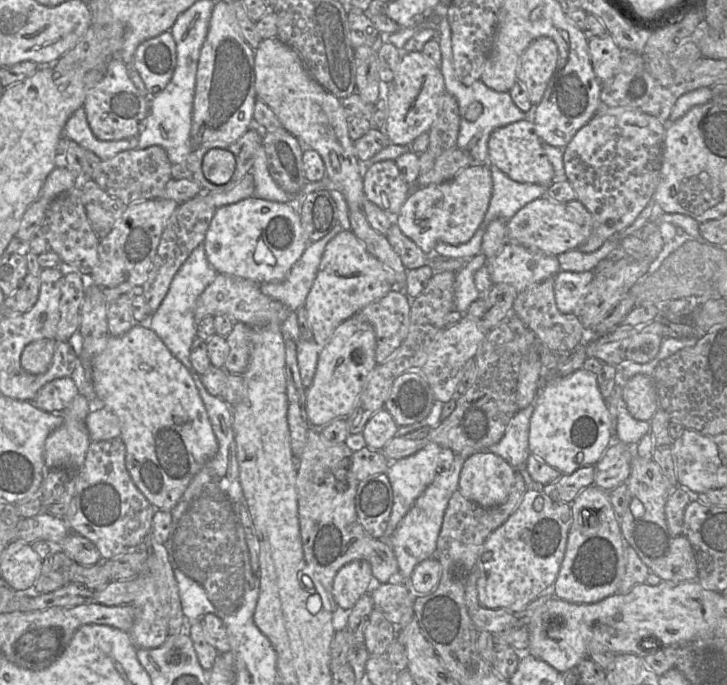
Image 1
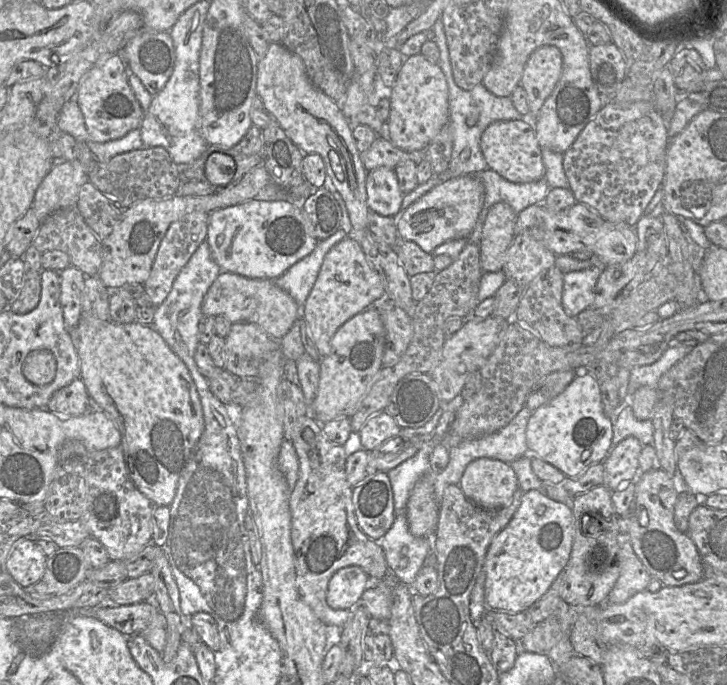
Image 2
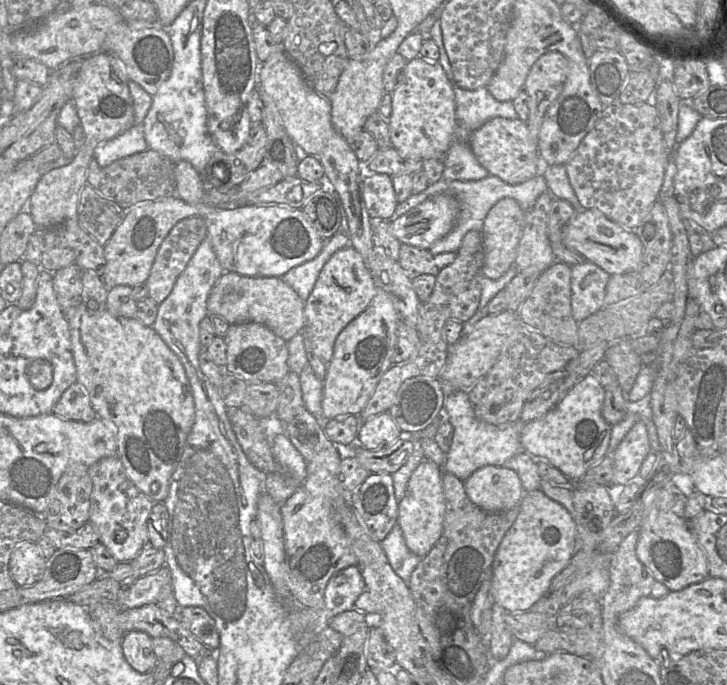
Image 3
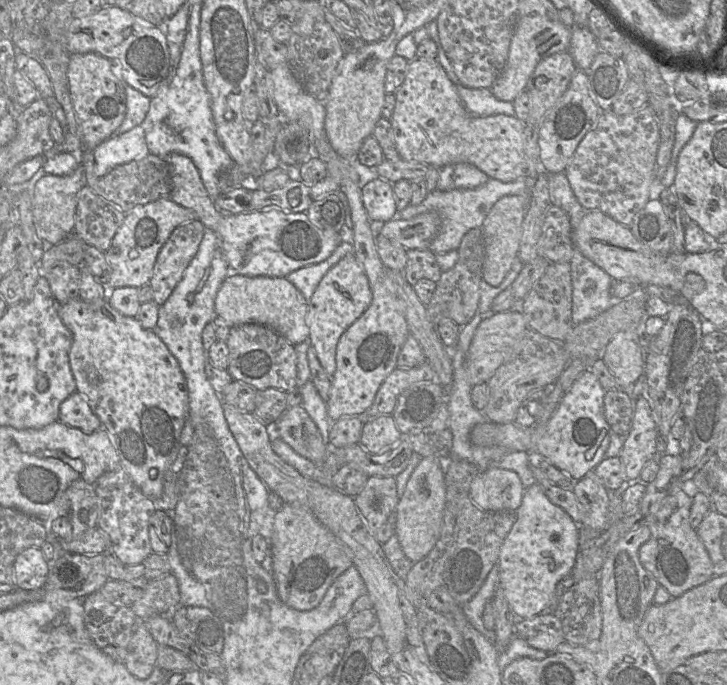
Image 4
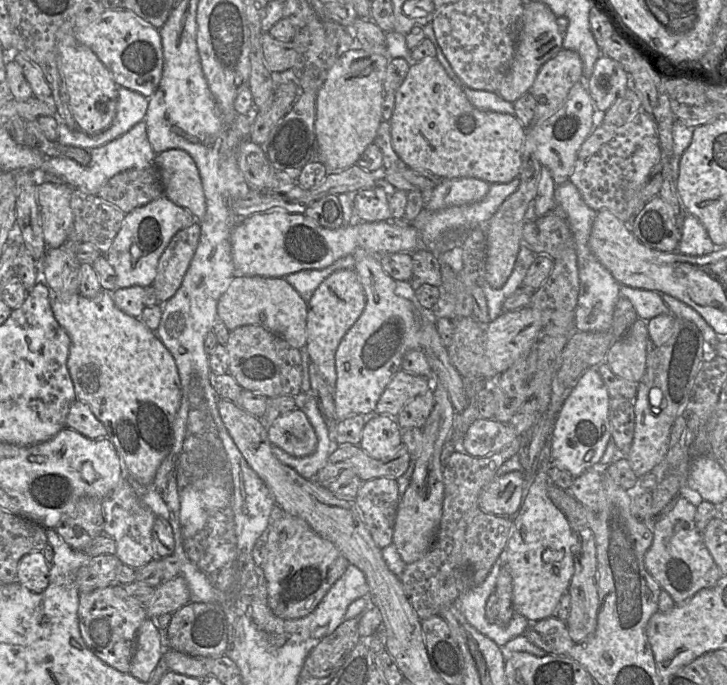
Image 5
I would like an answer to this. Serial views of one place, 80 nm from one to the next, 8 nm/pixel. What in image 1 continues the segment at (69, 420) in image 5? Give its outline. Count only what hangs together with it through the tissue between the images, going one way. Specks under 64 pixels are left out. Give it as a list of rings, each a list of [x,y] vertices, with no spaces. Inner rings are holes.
[[[63,377],[46,383],[31,401],[48,413],[62,413],[79,394],[75,379]]]

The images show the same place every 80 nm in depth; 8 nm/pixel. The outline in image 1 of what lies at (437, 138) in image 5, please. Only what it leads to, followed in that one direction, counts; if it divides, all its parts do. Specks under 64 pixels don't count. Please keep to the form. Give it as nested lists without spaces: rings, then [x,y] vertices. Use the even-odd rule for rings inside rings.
[[[402,52],[394,79],[388,84],[385,135],[390,143],[410,146],[411,149],[411,143],[420,134],[429,132],[445,92],[445,82],[439,67],[422,52]],[[528,120],[511,123],[493,131],[488,140],[488,163],[498,167],[509,178],[520,183],[549,186],[553,182],[554,168],[535,132],[535,124]]]

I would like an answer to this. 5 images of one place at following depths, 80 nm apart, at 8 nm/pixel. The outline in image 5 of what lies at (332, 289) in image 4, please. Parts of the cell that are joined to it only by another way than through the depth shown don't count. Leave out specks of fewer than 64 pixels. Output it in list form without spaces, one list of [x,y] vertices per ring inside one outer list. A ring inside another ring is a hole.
[[[341,269],[333,272],[314,291],[307,302],[307,343],[310,361],[315,363],[328,386],[336,387],[335,355],[347,331],[357,321],[366,305],[363,286],[354,269]]]

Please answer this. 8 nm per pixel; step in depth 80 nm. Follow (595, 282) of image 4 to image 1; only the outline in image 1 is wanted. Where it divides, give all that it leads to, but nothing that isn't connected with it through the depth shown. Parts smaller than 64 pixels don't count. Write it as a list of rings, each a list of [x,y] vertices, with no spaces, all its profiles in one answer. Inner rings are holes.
[[[560,270],[554,277],[554,293],[558,309],[564,314],[576,314],[581,299],[594,278],[593,271],[569,272]]]

